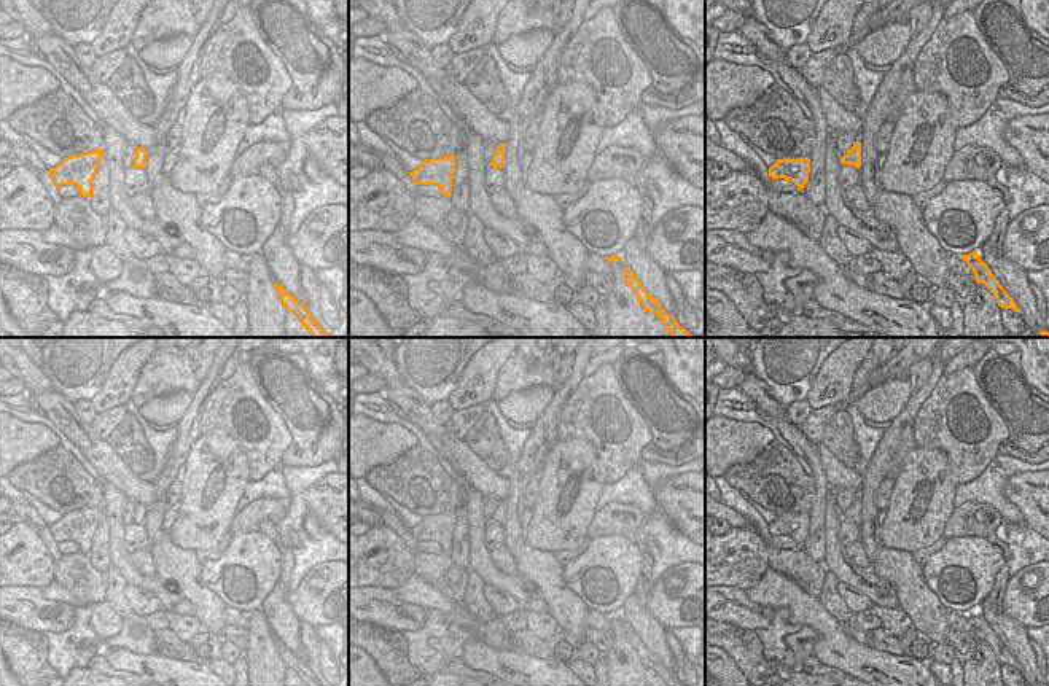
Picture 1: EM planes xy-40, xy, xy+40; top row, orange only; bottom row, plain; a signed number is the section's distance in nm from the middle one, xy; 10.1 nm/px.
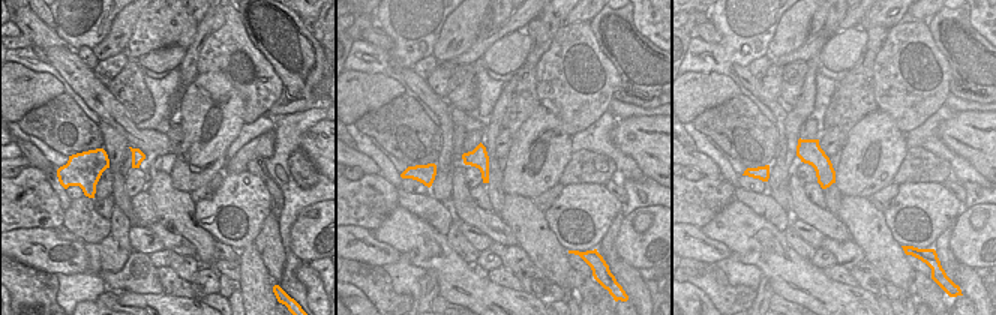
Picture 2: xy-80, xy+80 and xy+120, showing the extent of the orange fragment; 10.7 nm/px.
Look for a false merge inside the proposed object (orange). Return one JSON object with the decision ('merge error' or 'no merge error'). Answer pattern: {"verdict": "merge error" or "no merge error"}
{"verdict": "no merge error"}

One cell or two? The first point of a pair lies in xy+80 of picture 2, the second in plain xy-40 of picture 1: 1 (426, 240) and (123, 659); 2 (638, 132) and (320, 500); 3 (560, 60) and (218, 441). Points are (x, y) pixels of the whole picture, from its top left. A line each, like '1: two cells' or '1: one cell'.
1: one cell
2: one cell
3: two cells

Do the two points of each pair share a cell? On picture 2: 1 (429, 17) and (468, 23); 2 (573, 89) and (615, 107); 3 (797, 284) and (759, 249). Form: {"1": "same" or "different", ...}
{"1": "different", "2": "different", "3": "same"}

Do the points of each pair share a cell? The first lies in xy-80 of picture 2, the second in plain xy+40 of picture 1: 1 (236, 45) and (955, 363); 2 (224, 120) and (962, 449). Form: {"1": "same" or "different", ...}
{"1": "different", "2": "different"}

